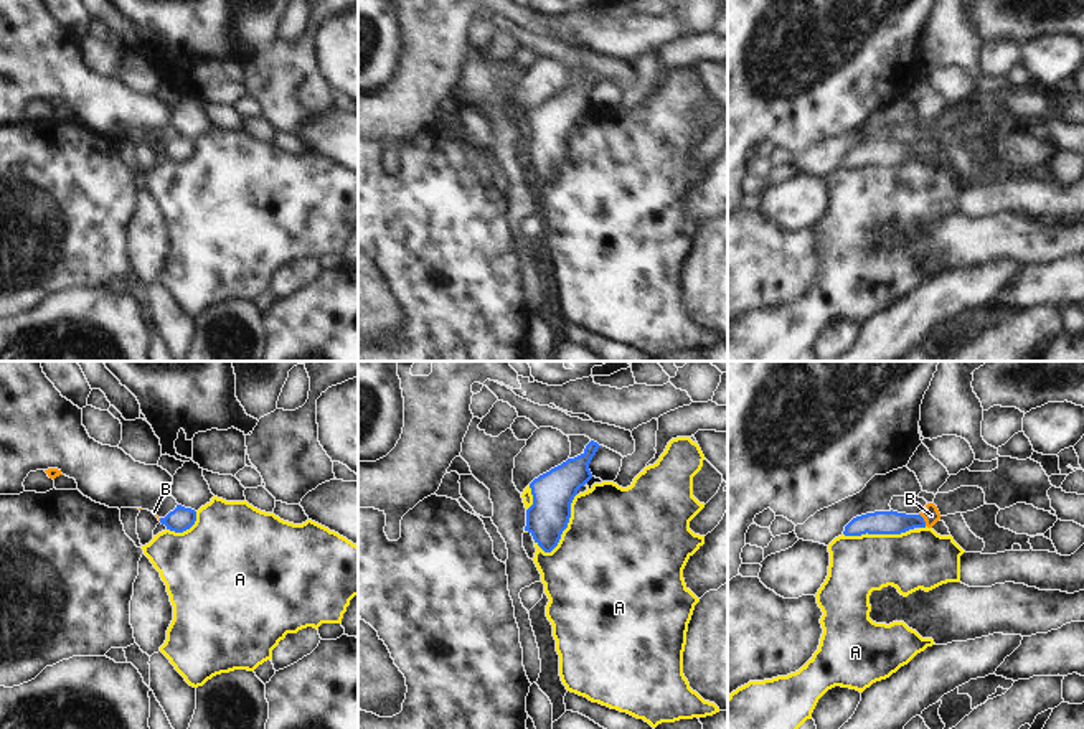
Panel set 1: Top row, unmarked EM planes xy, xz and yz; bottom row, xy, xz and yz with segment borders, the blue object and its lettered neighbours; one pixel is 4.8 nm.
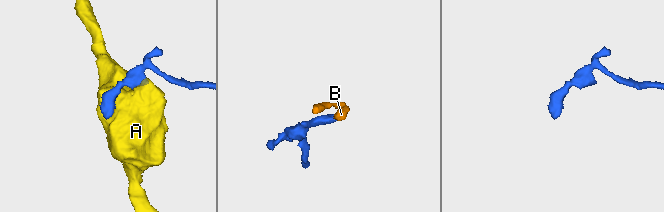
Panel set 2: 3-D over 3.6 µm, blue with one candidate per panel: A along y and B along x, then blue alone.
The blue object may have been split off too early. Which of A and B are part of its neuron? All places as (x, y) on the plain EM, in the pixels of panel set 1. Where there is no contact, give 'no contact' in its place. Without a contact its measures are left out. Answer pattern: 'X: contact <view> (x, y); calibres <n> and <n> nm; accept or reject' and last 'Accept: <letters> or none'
A: contact xz (566, 155); calibres 200 and 500 nm; reject
B: contact yz (923, 150); calibres 110 and 90 nm; accept
Accept: B

